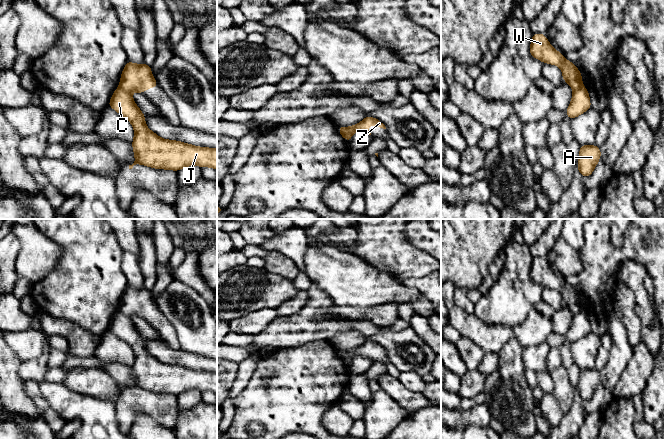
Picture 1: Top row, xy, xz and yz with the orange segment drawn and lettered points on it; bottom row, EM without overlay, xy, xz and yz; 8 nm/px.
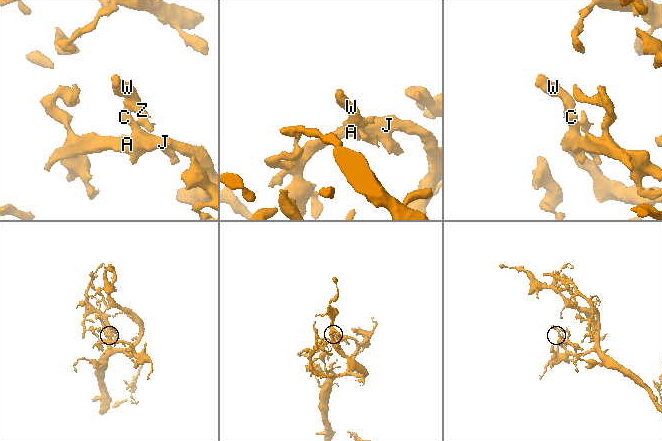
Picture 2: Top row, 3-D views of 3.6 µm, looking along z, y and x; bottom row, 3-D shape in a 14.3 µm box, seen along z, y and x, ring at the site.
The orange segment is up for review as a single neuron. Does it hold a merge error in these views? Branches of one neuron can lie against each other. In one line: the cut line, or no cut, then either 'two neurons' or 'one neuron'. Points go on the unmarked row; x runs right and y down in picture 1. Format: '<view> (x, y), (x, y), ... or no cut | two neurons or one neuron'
xy (119, 310), (130, 317) | two neurons

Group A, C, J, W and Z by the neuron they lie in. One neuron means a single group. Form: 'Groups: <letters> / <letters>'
Groups: A C J / W Z

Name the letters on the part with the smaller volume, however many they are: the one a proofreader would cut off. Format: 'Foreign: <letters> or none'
Foreign: W, Z

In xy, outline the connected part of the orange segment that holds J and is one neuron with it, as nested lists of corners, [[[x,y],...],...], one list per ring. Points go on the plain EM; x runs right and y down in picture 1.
[[[118,311],[112,318],[108,330],[127,342],[134,352],[134,363],[131,367],[135,385],[129,389],[129,393],[141,388],[173,395],[192,389],[217,394],[217,373],[159,361],[147,351],[145,339],[134,326],[130,316]]]

